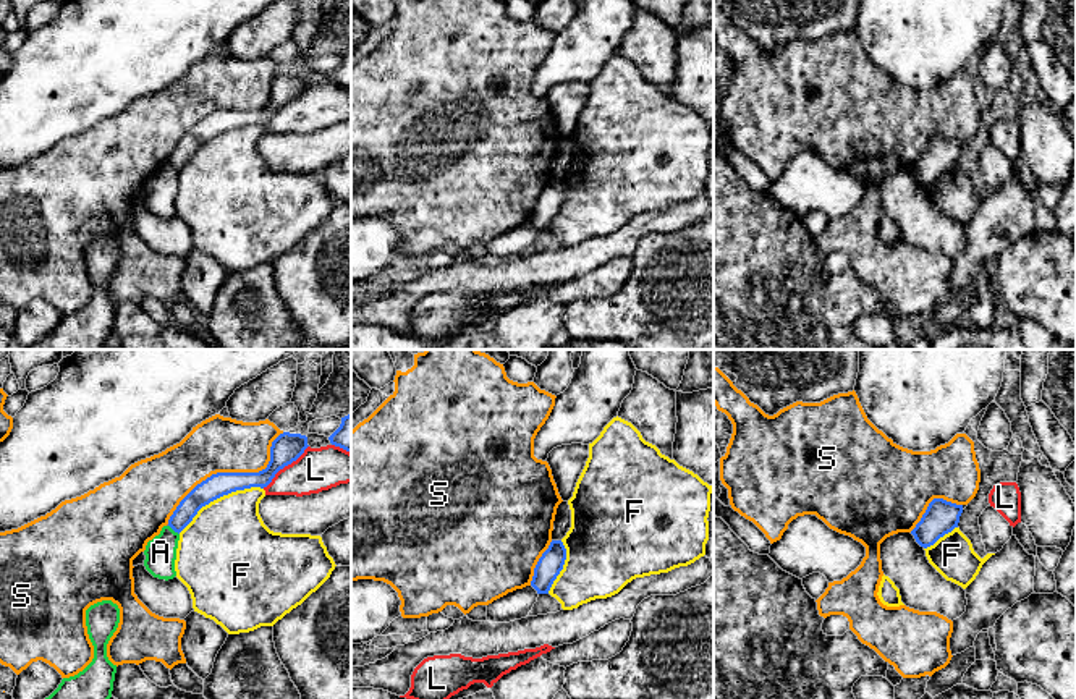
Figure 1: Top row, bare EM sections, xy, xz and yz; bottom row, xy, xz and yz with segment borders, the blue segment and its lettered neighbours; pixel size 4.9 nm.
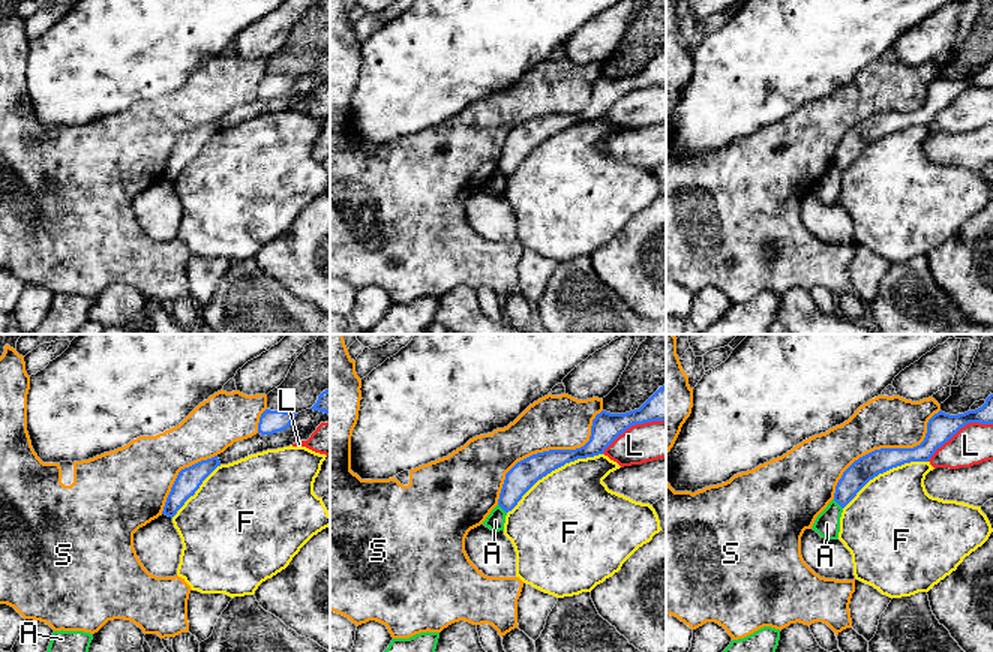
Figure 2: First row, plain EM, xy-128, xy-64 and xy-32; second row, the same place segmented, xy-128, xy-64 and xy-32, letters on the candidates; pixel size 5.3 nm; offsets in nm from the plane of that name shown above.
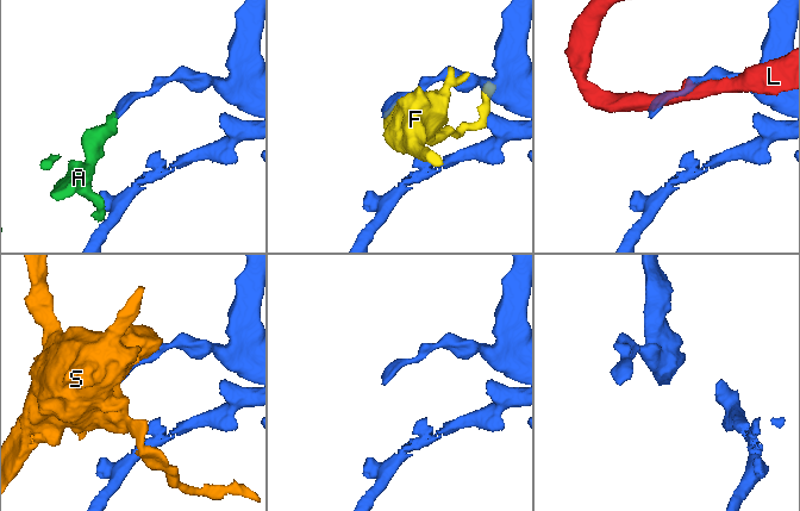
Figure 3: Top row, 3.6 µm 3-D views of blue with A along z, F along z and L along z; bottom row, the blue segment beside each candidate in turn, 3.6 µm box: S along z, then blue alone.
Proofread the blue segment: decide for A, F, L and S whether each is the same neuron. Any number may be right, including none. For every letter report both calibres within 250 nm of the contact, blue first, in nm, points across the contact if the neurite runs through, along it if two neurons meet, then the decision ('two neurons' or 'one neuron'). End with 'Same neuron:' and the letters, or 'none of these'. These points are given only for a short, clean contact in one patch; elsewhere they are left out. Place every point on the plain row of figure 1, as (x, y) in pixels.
A: calibres 110 and 160 nm; border xy (169, 162), (178, 172); two neurons
F: calibres 120 and 440 nm; two neurons
L: calibres 150 and 220 nm; two neurons
S: calibres 120 and 280 nm; two neurons
Same neuron: none of these

